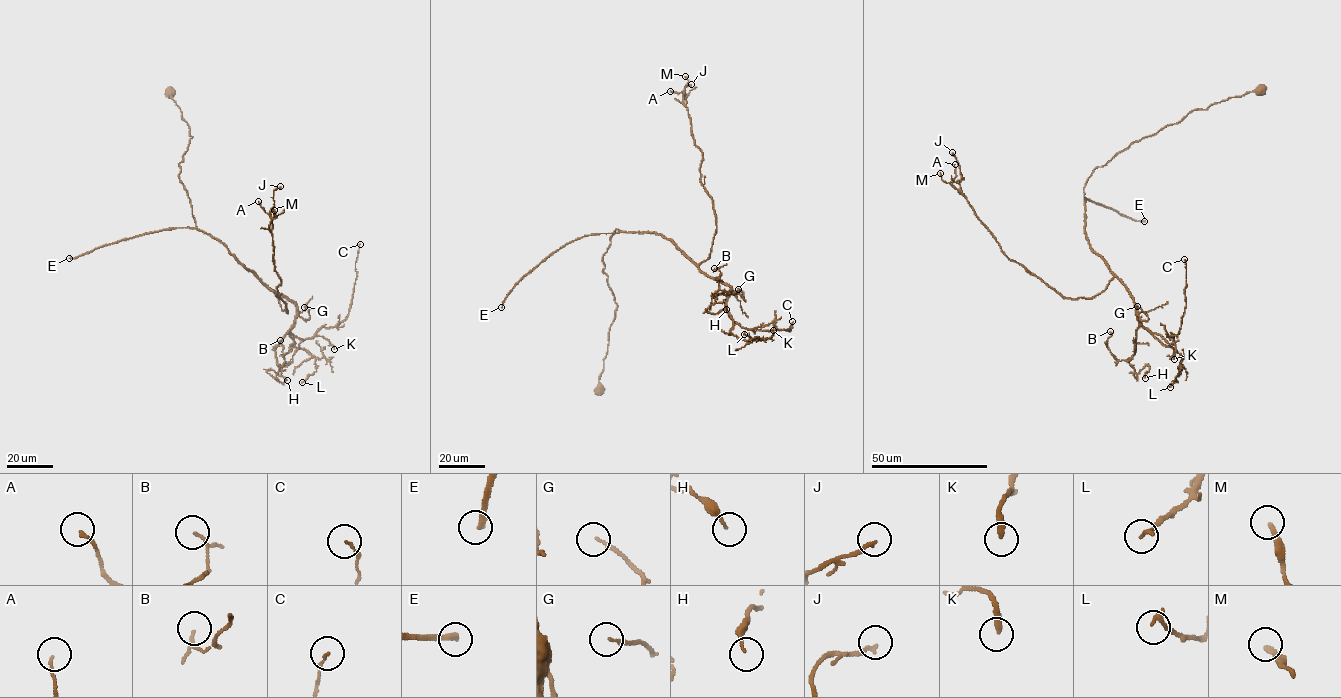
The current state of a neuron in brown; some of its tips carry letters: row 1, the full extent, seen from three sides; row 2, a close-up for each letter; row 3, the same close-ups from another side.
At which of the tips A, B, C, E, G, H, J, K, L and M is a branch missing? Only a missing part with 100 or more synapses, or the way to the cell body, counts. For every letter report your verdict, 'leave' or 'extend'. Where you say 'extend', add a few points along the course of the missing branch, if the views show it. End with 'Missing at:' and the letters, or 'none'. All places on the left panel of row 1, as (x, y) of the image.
A: leave
B: leave
C: leave
E: extend
G: leave
H: leave
J: leave
K: leave
L: leave
M: leave
Missing at: E

